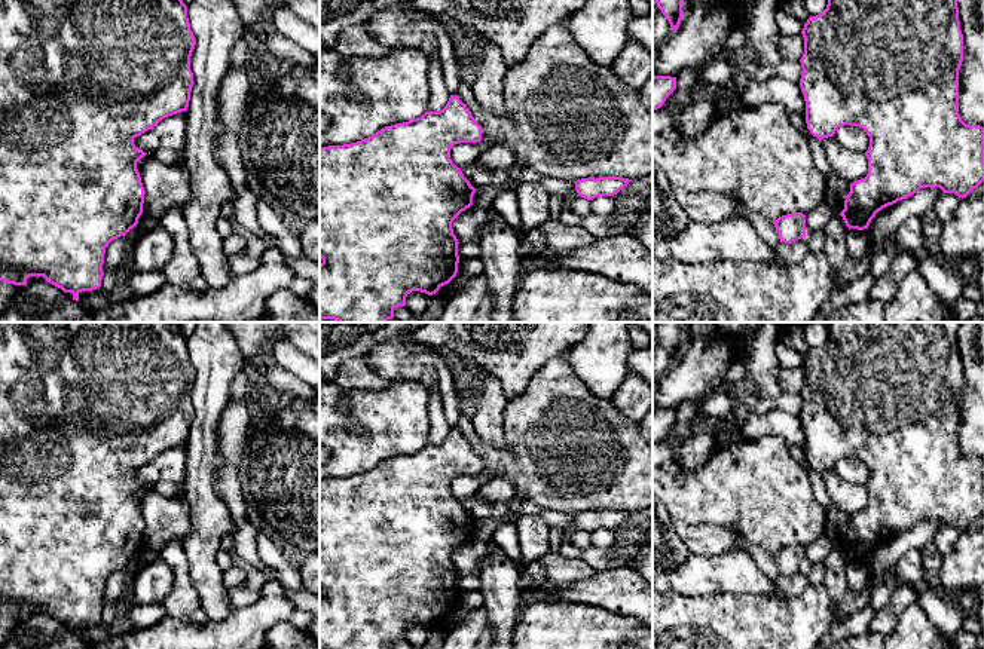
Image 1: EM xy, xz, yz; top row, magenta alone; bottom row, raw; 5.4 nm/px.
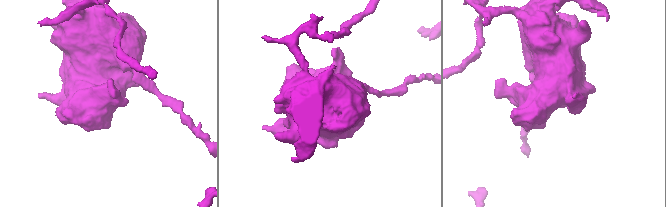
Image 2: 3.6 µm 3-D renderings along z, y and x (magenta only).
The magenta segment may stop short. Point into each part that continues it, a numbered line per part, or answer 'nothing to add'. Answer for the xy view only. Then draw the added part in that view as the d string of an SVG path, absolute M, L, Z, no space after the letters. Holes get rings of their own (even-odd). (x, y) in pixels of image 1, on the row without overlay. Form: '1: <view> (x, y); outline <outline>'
nothing to add

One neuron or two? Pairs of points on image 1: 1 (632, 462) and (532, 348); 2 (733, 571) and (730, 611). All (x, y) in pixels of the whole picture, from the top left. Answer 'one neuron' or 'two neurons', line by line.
1: two neurons
2: two neurons

